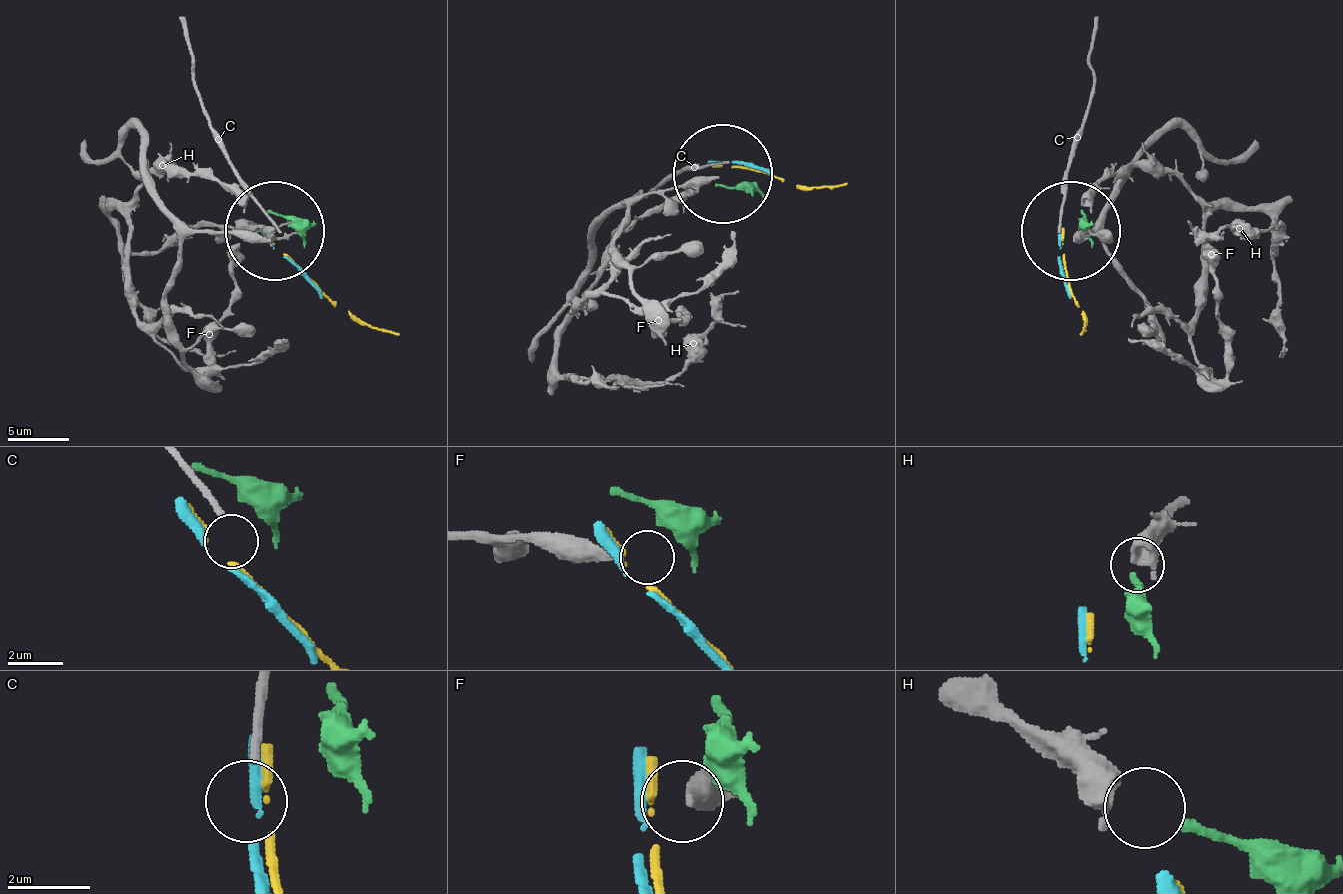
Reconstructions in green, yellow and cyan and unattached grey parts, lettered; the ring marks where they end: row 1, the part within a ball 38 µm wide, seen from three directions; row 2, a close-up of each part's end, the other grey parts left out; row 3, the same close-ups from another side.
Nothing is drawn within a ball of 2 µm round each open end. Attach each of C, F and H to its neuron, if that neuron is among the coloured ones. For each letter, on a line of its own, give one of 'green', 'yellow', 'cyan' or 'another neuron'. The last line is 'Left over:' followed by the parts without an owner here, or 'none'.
C: another neuron
F: another neuron
H: green
Left over: C, F

